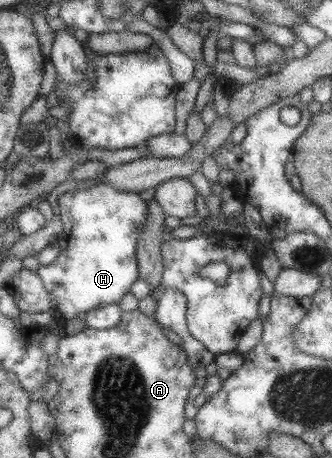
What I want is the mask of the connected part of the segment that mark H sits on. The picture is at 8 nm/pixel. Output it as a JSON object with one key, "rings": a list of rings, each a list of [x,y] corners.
{"rings":[[[98,182],[90,188],[74,188],[70,191],[66,191],[58,197],[58,212],[60,212],[60,219],[63,226],[63,235],[60,239],[61,246],[56,259],[47,265],[39,265],[35,270],[35,273],[41,278],[44,288],[48,291],[51,308],[53,310],[53,320],[57,322],[64,323],[68,328],[71,326],[76,326],[81,323],[84,315],[96,308],[97,306],[106,306],[107,304],[117,303],[124,294],[129,290],[129,286],[139,277],[137,273],[137,260],[135,257],[135,246],[137,241],[137,236],[143,222],[145,221],[145,212],[147,202],[142,200],[137,192],[125,191],[120,189],[115,189],[108,183]]]}

